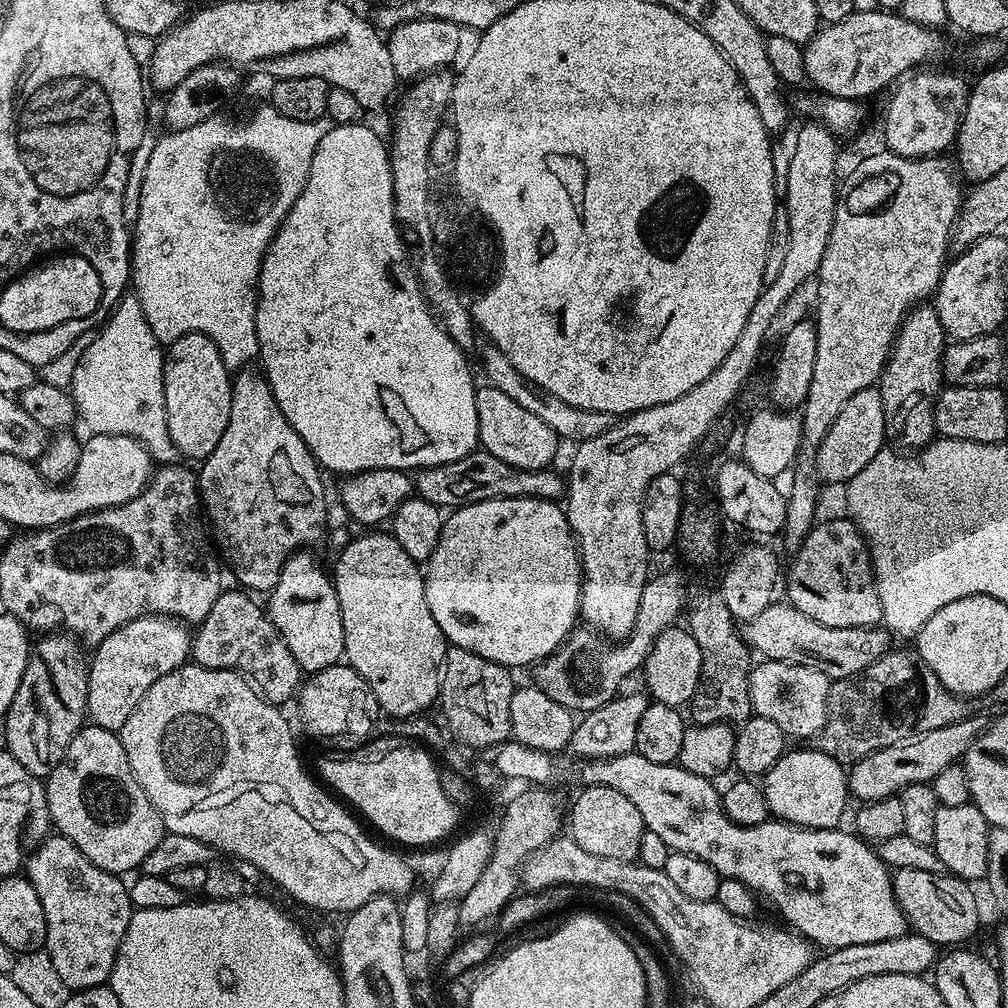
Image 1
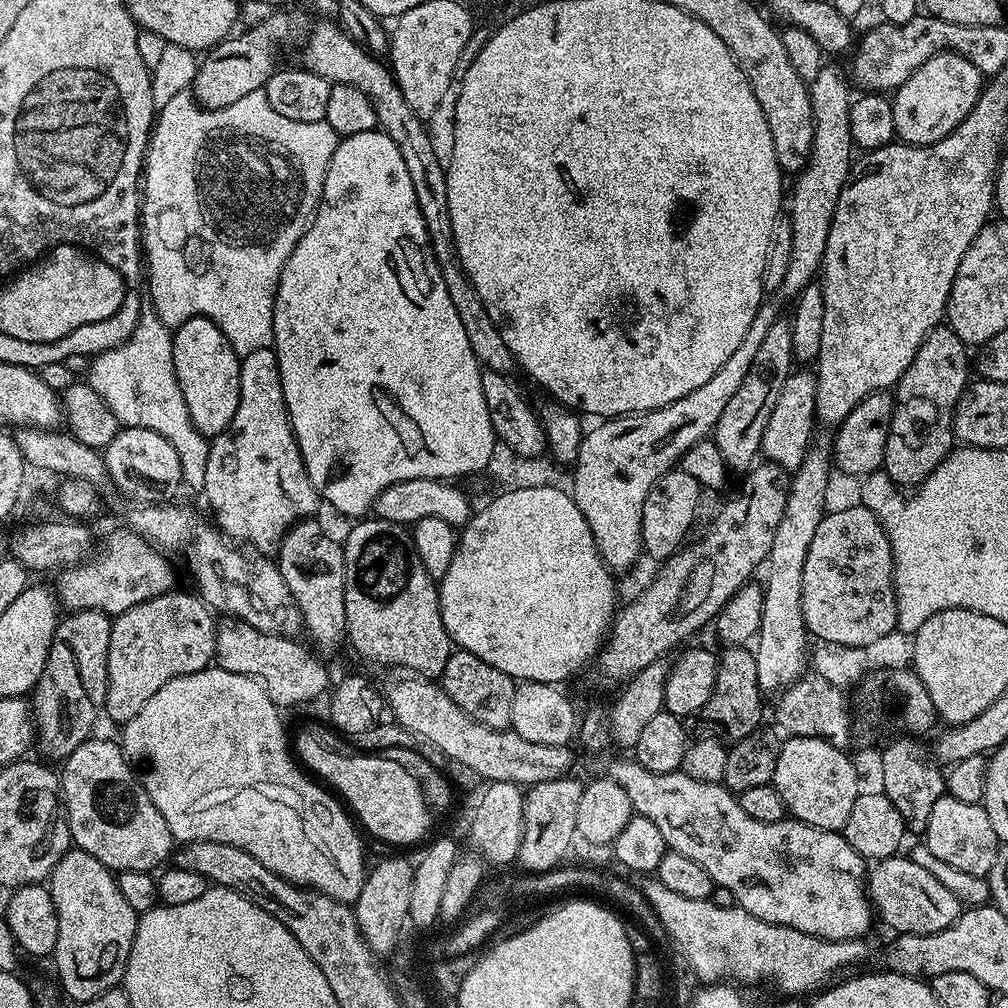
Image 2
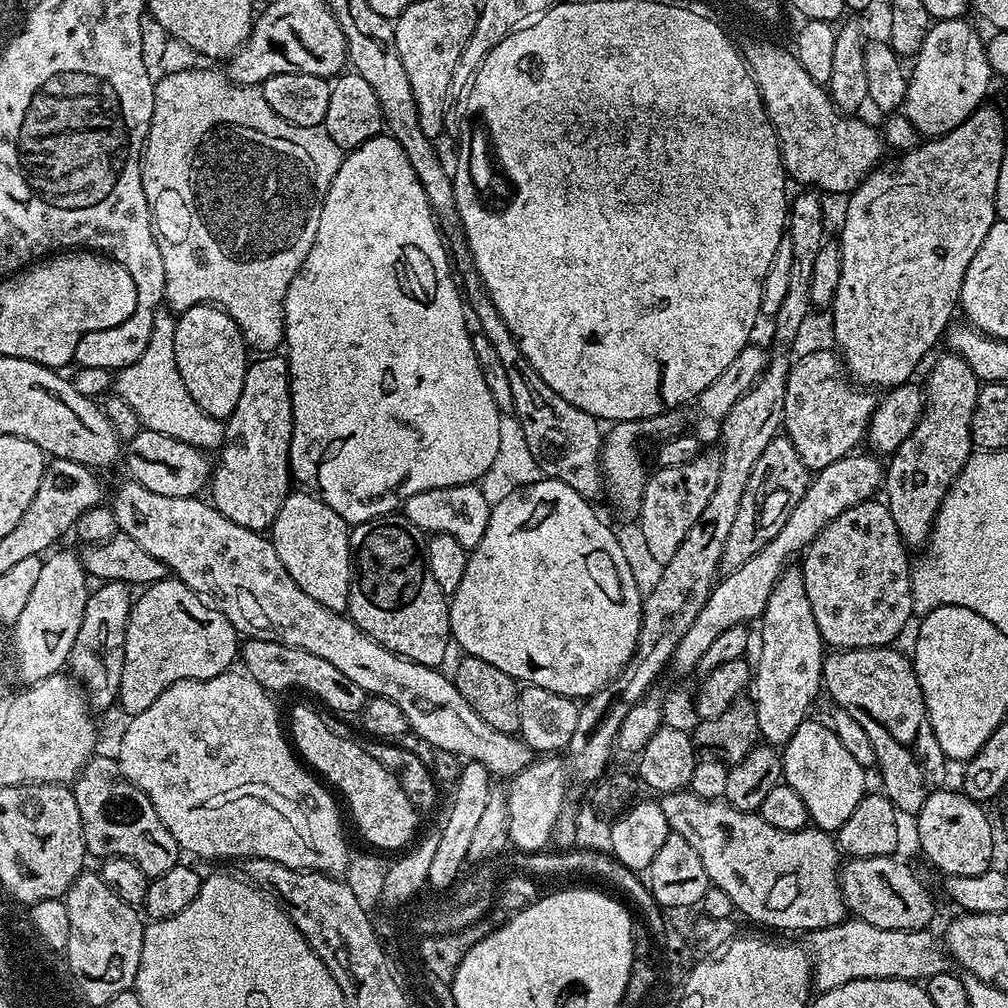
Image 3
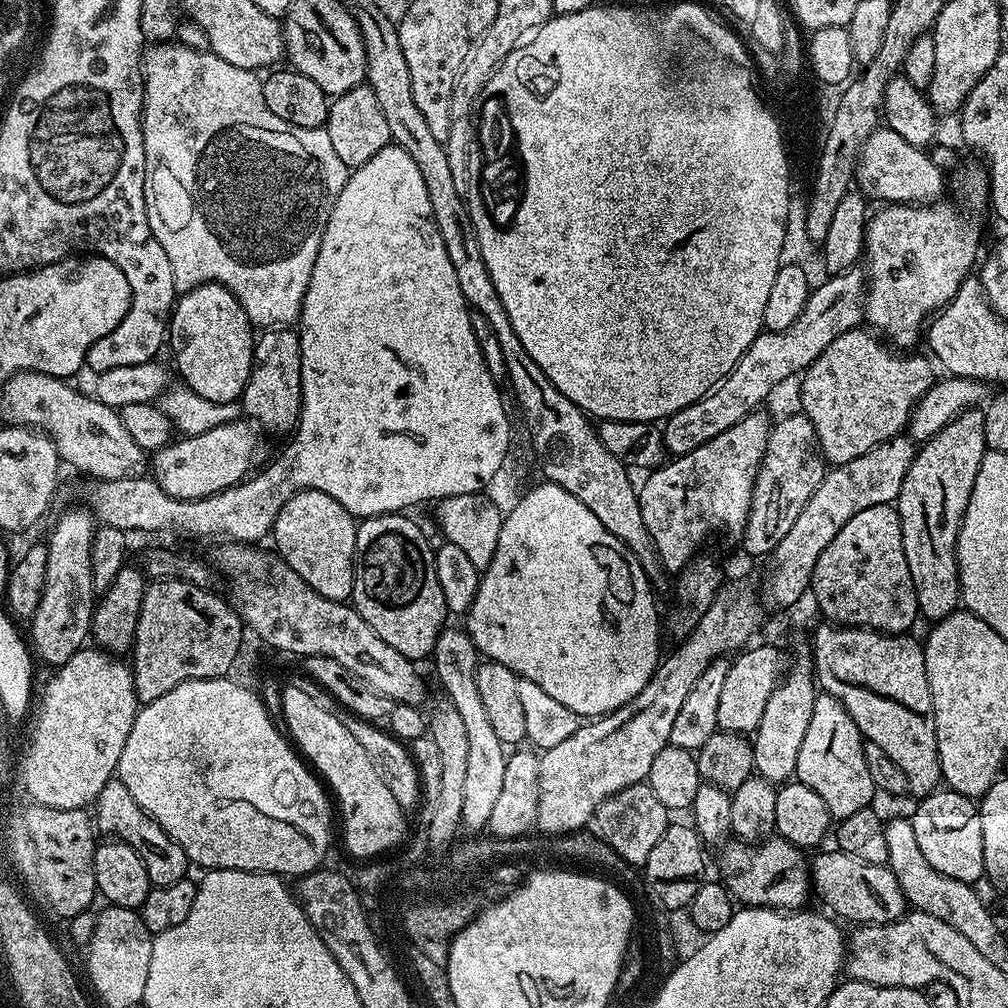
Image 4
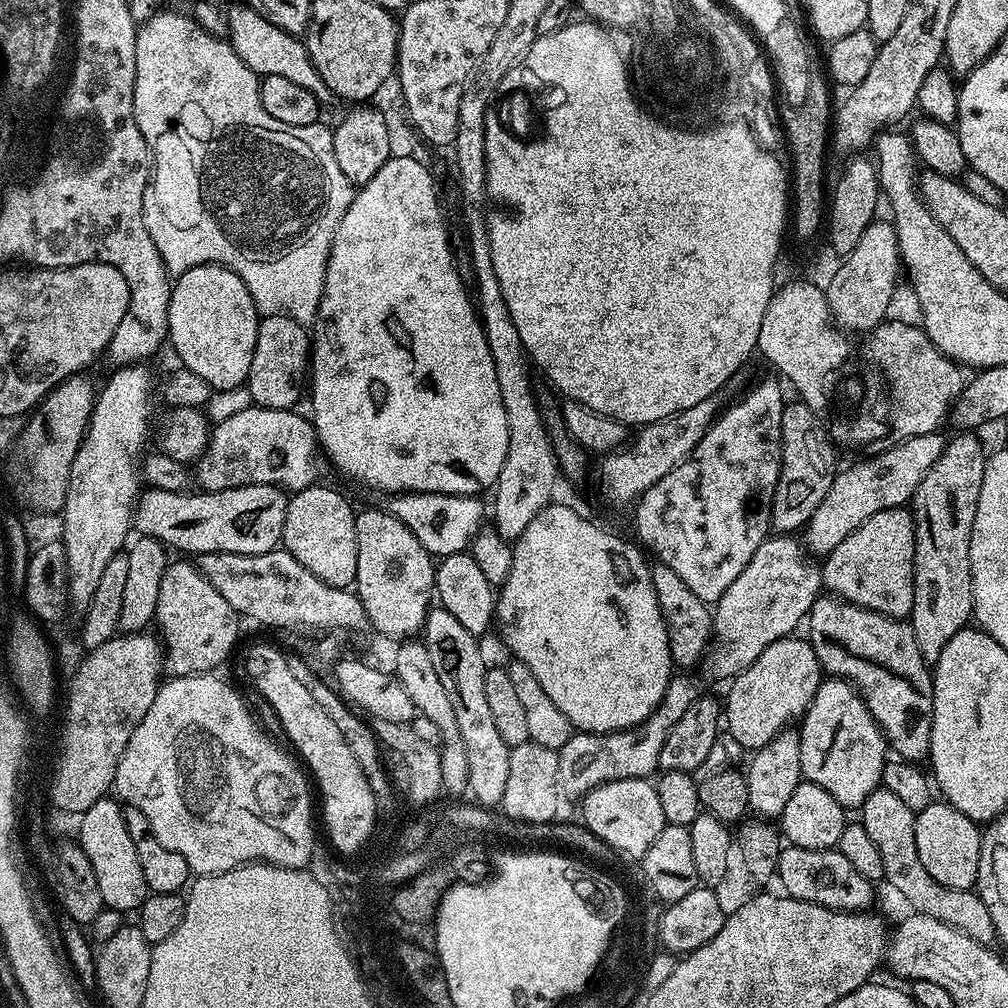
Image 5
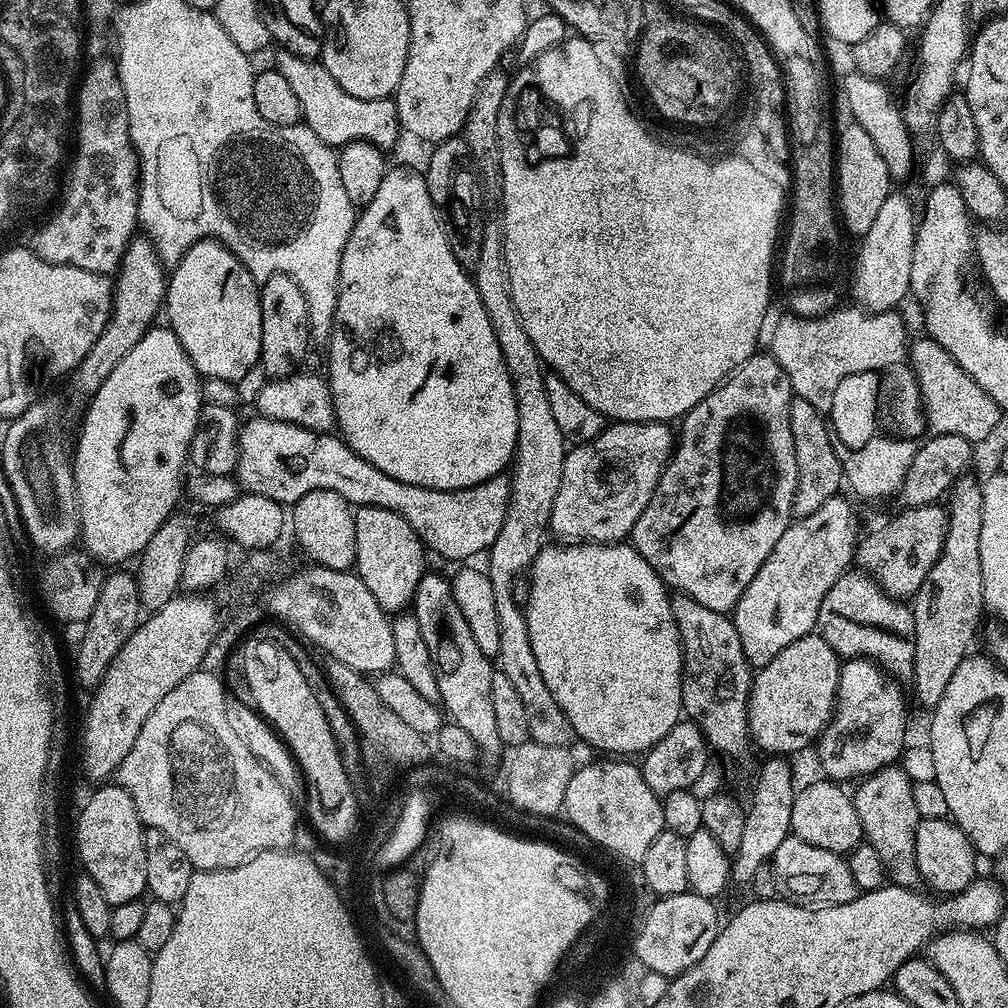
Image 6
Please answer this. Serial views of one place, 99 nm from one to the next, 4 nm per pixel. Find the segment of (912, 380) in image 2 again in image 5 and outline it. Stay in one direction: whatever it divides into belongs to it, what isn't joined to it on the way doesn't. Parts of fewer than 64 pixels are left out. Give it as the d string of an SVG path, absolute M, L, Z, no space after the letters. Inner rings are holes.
M956 434L953 440L949 439L945 443L938 462L934 462L934 466L930 466L926 478L922 478L922 482L918 484L918 490L912 495L910 501L914 534L916 535L916 549L914 550L914 606L912 607L910 623L914 630L914 638L918 638L918 650L922 650L922 658L929 662L934 662L942 654L942 650L946 647L946 642L950 642L950 638L954 638L954 634L958 634L958 630L966 627L974 616L972 610L972 575L970 574L970 534L974 530L974 514L978 510L978 494L982 494L982 474L986 474L986 451L984 452L984 448L980 445L980 440L976 436L979 435Z

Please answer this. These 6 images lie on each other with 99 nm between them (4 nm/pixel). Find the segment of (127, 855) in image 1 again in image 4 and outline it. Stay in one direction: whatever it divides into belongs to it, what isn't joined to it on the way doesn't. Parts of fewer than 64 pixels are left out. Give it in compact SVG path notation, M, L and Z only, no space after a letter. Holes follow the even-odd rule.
M119 778L106 782L95 800L94 810L95 827L99 831L101 828L105 837L121 840L123 844L130 846L130 850L134 850L134 854L138 854L138 858L142 858L148 880L153 886L174 886L174 882L189 875L190 862L182 846L178 846L178 842L174 842L170 834L166 834L166 830L162 830L162 826L158 826L158 822L154 822L154 818L150 818L150 814L146 814L142 806L138 806L138 802L134 802L134 794L126 790Z

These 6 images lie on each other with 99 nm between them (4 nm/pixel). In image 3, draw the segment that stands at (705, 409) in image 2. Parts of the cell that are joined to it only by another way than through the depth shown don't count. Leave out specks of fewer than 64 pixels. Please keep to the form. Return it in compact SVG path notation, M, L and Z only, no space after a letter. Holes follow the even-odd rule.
M673 410L663 412L657 416L651 416L649 420L622 420L611 425L607 429L600 449L600 470L604 477L604 488L608 500L617 504L624 512L635 513L640 506L640 499L644 493L644 460L636 449L636 436L656 436L655 438L667 438L678 436L685 431L683 411Z

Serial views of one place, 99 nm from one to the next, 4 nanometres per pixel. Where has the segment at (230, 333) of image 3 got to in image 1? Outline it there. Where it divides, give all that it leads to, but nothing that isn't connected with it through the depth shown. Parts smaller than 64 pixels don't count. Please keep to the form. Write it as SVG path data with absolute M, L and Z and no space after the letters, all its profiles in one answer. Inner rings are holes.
M186 334L167 345L164 357L164 389L168 429L177 453L185 461L203 462L226 434L232 405L230 369L222 362L218 346L206 334Z

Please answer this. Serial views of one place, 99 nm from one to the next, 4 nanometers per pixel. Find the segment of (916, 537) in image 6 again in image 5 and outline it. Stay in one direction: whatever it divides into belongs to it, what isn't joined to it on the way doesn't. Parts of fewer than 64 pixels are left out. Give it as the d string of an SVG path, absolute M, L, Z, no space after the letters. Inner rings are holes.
M907 507L878 510L878 514L870 514L870 518L866 518L858 530L846 534L846 538L842 538L842 542L838 542L838 546L834 546L834 550L823 557L823 587L841 600L869 608L883 616L892 616L895 620L911 617L914 606L915 549L916 535L911 511Z

